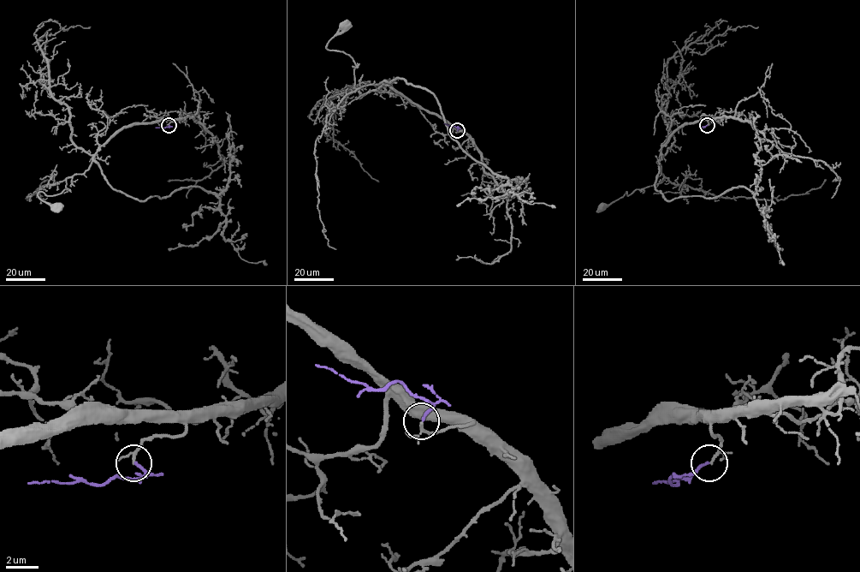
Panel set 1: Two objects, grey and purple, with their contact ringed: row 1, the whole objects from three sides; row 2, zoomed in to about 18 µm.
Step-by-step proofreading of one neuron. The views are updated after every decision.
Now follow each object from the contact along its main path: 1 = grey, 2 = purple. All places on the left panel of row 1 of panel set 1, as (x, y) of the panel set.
1: (169, 125), (174, 121), (123, 127), (83, 173), (67, 177), (66, 189), (38, 194), (56, 207)
2: (169, 125), (156, 128)

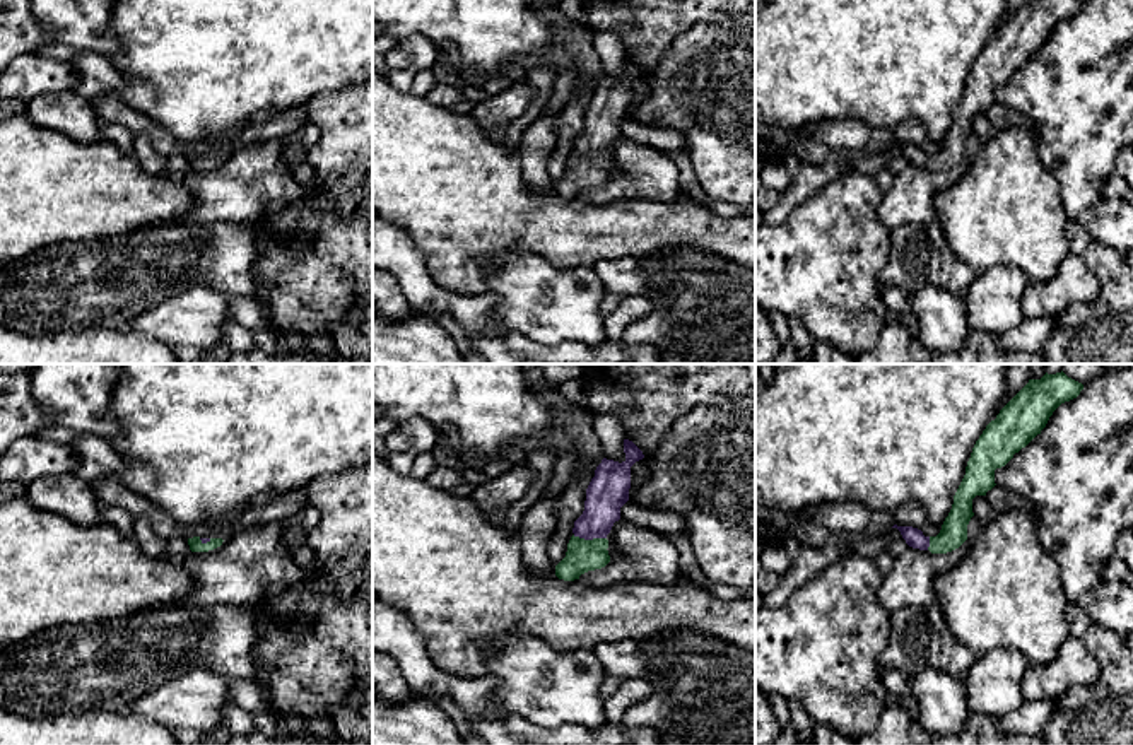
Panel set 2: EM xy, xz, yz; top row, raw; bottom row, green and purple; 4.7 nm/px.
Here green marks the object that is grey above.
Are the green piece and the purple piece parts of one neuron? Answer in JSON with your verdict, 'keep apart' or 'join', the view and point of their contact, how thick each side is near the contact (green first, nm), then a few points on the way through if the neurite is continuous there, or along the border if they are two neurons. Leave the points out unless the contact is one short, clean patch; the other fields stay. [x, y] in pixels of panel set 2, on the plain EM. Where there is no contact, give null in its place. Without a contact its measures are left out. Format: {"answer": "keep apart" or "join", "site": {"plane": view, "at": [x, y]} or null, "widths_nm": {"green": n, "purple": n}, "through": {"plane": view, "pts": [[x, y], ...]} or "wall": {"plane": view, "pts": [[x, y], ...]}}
{"answer": "join", "site": {"plane": "xz", "at": [590, 158]}, "widths_nm": {"green": 150, "purple": 190}, "through": {"plane": "xz", "pts": [[581, 173], [590, 158], [590, 146], [607, 110]]}}

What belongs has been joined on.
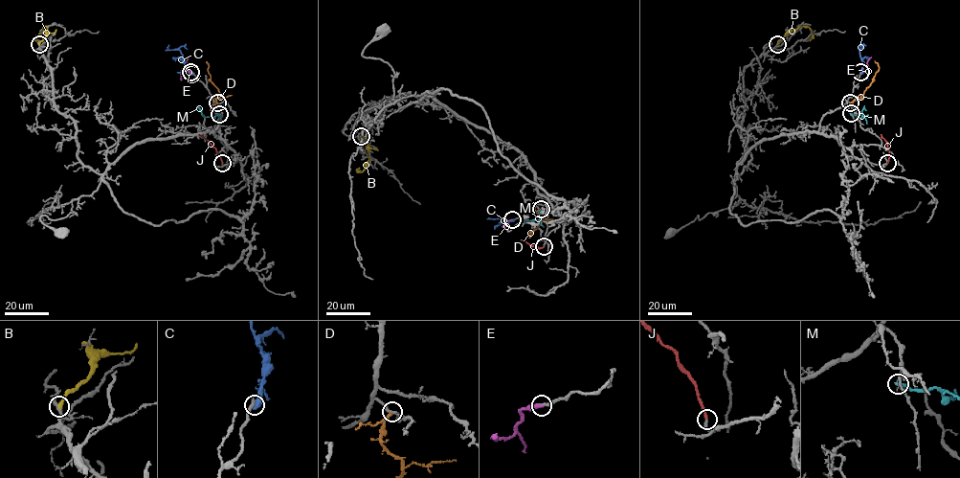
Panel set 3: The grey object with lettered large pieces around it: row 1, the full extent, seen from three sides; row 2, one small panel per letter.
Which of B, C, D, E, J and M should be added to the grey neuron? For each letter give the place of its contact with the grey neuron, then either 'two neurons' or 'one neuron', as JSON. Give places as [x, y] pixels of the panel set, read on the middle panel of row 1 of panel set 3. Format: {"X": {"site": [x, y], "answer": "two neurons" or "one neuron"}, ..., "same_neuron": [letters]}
{"B": {"site": [361, 136], "answer": "two neurons"}, "C": {"site": [513, 219], "answer": "two neurons"}, "D": {"site": [539, 209], "answer": "two neurons"}, "E": {"site": [512, 219], "answer": "one neuron"}, "J": {"site": [544, 246], "answer": "one neuron"}, "M": {"site": [541, 209], "answer": "two neurons"}, "same_neuron": ["E", "J"]}

